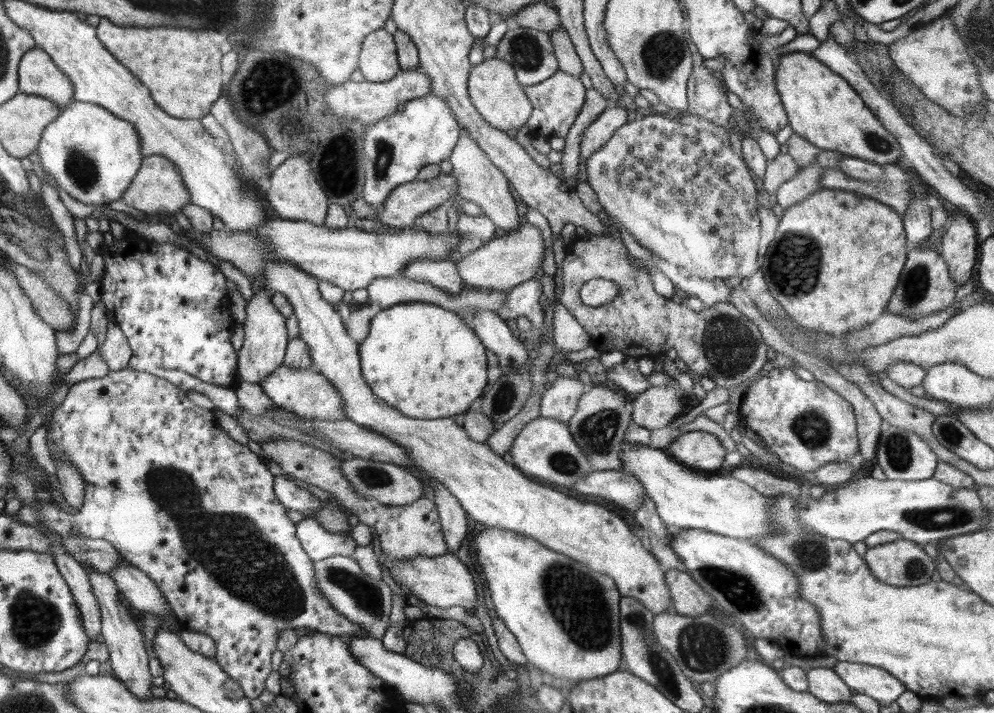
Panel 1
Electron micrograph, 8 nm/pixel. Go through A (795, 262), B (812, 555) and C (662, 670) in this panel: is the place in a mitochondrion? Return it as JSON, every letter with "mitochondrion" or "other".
{"A":"mitochondrion","B":"mitochondrion","C":"mitochondrion"}

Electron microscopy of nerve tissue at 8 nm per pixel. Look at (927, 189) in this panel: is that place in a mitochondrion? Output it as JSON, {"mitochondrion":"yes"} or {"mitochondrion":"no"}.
{"mitochondrion":"no"}

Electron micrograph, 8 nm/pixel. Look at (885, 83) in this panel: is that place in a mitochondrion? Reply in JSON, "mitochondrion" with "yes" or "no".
{"mitochondrion":"no"}

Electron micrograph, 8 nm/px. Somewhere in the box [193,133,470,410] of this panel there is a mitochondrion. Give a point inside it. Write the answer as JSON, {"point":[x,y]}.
{"point":[384,154]}

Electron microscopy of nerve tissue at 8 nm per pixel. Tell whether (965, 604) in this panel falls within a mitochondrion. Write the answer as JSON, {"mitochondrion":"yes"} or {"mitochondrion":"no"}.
{"mitochondrion":"no"}

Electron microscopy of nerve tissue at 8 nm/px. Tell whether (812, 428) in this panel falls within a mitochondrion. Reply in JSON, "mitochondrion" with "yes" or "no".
{"mitochondrion":"yes"}

